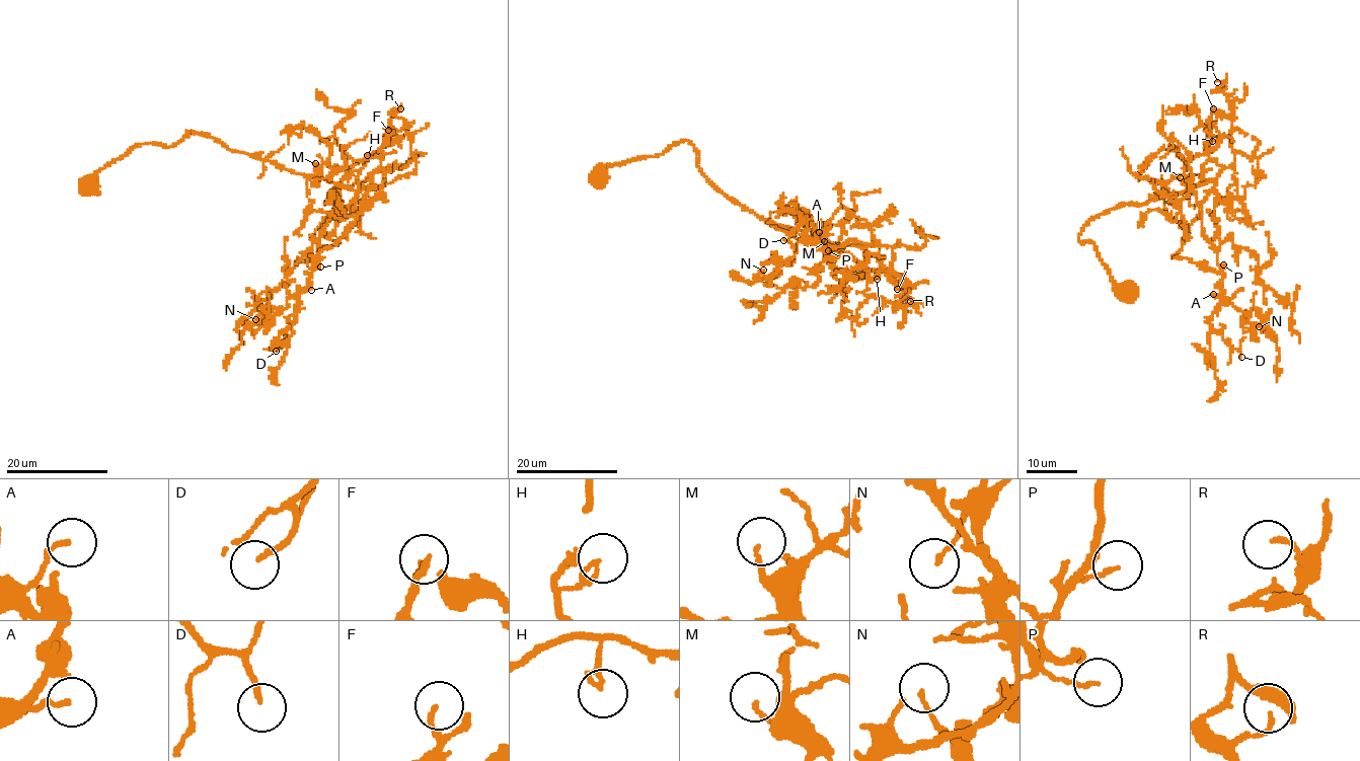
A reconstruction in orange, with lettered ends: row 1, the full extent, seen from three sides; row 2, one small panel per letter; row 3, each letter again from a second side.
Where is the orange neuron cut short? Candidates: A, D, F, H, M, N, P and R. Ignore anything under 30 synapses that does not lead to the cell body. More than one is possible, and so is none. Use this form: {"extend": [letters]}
{"extend": ["D"]}

